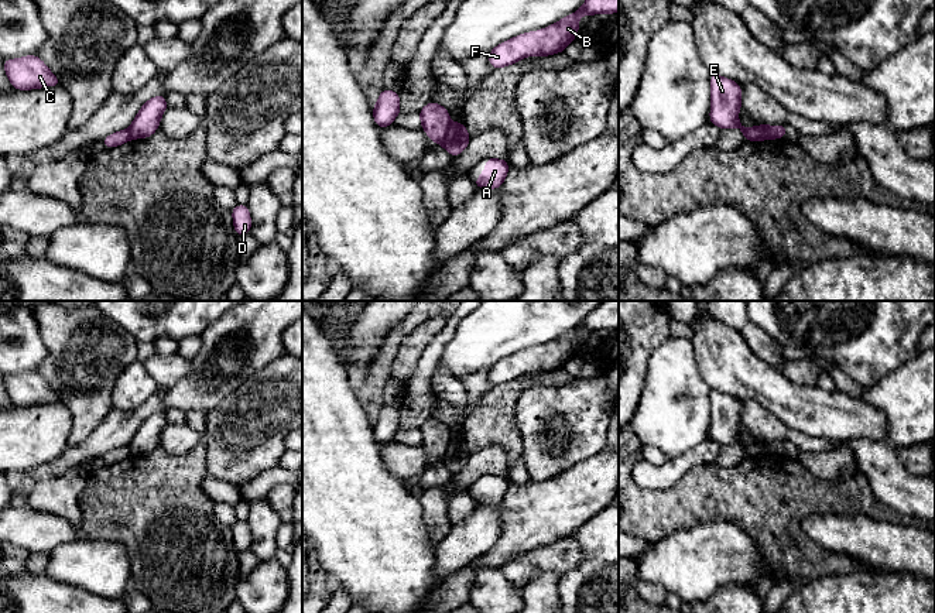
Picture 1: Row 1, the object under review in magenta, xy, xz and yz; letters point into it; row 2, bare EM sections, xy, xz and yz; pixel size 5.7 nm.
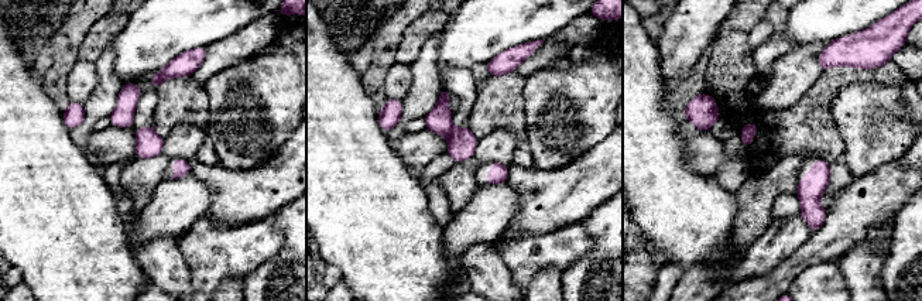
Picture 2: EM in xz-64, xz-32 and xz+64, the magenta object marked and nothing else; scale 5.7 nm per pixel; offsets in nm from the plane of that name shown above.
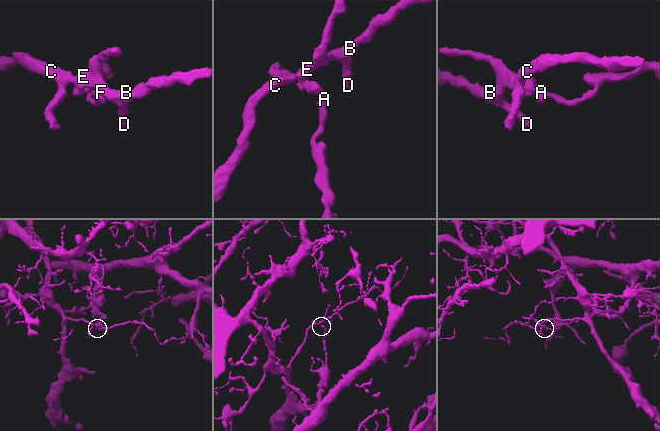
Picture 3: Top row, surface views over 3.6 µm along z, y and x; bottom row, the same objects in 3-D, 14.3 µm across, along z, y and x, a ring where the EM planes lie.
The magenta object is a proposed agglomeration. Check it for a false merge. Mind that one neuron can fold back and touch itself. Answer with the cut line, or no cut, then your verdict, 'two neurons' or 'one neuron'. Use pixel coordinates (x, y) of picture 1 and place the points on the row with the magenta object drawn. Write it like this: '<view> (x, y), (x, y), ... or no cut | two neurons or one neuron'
xz (451, 123), (439, 143) | two neurons

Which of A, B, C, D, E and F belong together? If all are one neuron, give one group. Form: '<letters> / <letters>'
A / B C D E F

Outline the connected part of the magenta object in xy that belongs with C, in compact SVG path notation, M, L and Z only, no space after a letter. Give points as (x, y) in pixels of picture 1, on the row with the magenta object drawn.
M37 55L3 59L4 72L14 89L30 90L47 86L61 86L61 81Z

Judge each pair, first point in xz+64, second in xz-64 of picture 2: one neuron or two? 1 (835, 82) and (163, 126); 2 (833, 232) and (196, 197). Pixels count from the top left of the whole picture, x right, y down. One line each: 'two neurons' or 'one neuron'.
1: one neuron
2: two neurons

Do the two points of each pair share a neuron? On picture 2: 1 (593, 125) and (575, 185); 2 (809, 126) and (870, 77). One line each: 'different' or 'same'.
1: different
2: same

